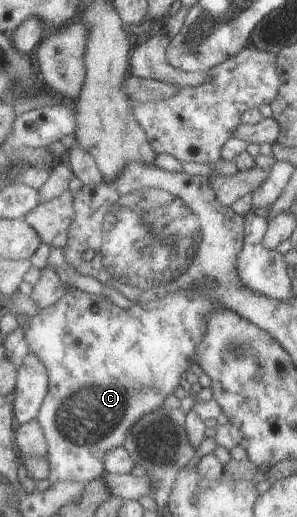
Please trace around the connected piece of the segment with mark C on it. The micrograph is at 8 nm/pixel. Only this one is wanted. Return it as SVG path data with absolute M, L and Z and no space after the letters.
M67 290L64 296L60 296L58 300L55 300L50 306L42 306L42 310L36 314L36 316L28 317L26 326L22 329L24 332L24 340L26 340L26 346L28 346L27 354L34 354L36 358L40 358L38 362L44 366L46 374L48 374L48 390L46 390L46 396L42 399L42 404L38 409L38 414L35 416L38 426L42 428L42 432L46 441L47 455L46 459L49 464L48 479L53 482L83 482L94 480L104 472L104 466L102 466L102 458L106 452L122 447L122 442L126 432L132 428L132 424L144 416L146 412L158 408L164 402L166 396L170 396L174 392L174 388L178 386L180 378L184 376L184 372L196 364L196 344L200 342L200 338L206 334L206 318L220 310L225 308L223 304L220 304L216 298L212 296L202 296L198 294L198 290L178 290L174 294L164 294L162 298L153 298L148 302L136 302L133 301L130 308L120 308L111 303L108 299L103 298L100 295L92 293L85 293L84 291Z

